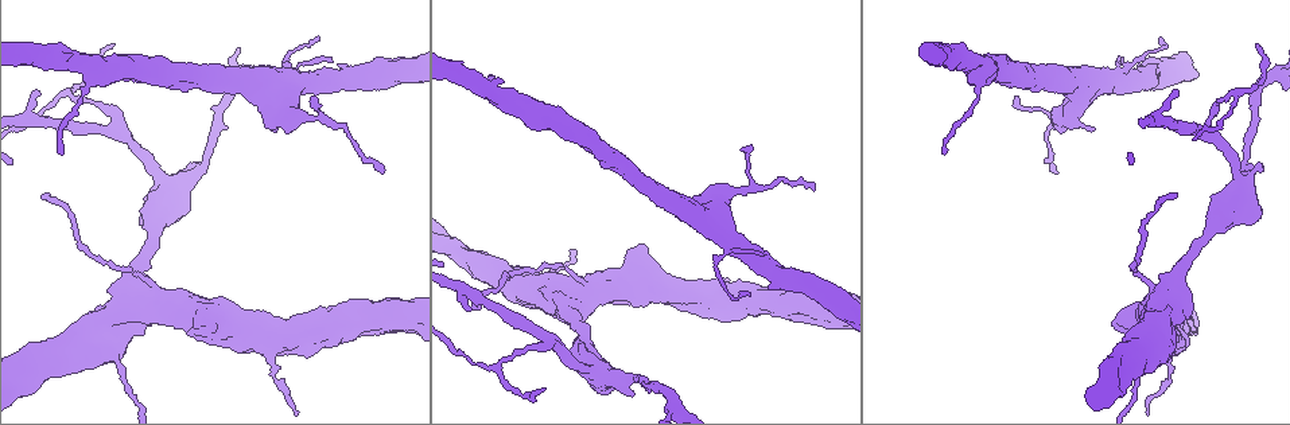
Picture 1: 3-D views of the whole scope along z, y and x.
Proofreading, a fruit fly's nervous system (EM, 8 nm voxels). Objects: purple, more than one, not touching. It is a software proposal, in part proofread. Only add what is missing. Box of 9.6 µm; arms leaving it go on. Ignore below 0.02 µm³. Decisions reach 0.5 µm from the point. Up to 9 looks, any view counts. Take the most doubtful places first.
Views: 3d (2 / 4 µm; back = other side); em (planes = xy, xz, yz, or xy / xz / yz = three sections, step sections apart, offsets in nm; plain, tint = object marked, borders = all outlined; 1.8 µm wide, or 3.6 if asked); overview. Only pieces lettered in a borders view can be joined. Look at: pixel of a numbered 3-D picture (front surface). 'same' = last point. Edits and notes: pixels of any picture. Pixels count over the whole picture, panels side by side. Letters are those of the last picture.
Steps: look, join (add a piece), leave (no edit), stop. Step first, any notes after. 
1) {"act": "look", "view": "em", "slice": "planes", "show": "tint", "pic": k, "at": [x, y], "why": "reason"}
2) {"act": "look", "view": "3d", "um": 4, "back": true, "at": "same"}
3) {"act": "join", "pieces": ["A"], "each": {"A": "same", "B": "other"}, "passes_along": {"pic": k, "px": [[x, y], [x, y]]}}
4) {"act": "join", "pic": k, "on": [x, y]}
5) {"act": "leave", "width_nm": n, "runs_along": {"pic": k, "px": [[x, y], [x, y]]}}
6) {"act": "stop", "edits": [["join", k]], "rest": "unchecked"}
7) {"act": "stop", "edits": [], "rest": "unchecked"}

{"act": "look", "view": "em", "slice": "planes", "show": "tint", "pic": 1, "at": [201, 164], "why": "thick turns thin"}

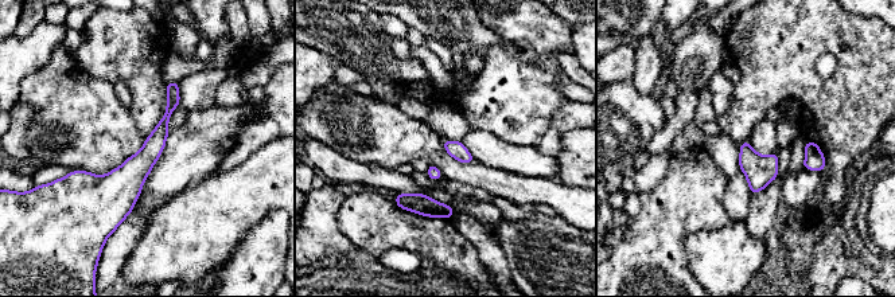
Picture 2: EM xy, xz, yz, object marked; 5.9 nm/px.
{"act": "look", "view": "em", "slice": "planes", "show": "borders", "at": "same"}

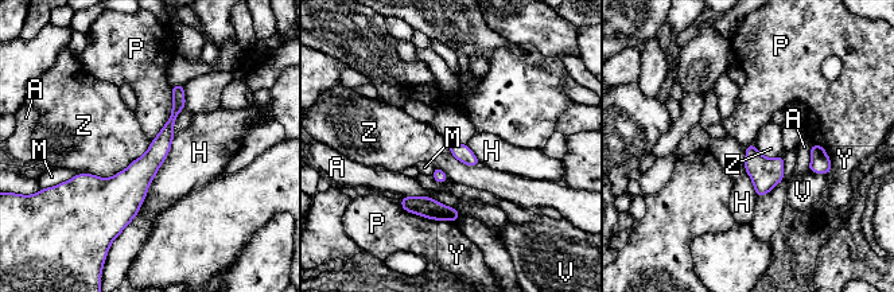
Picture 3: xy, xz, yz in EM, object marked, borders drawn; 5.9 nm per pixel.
{"act": "leave", "each": {"A": "other", "H": "other", "M": "other", "P": "other", "V": "other", "Y": "other", "Z": "other"}, "runs_along": {"pic": 3, "px": [[181, 88], [121, 225]]}, "found": "no lettered piece goes on from it"}

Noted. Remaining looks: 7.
{"act": "look", "view": "em", "slice": "xy", "step": 8, "show": "plain", "pic": 1, "at": [265, 126], "why": "free end"}

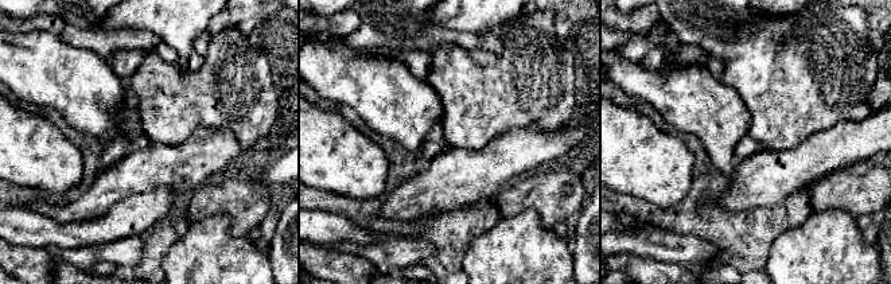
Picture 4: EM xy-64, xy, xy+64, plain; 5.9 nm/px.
{"act": "look", "view": "em", "slice": "xy", "step": 8, "show": "tint", "at": "same", "why": "where the object lies"}

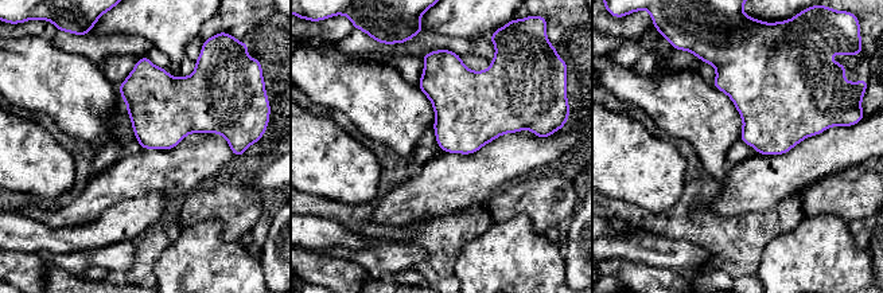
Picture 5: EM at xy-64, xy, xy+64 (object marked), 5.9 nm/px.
{"act": "look", "view": "em", "slice": "xy", "step": 8, "show": "borders", "at": "same", "why": "see the neighbours"}

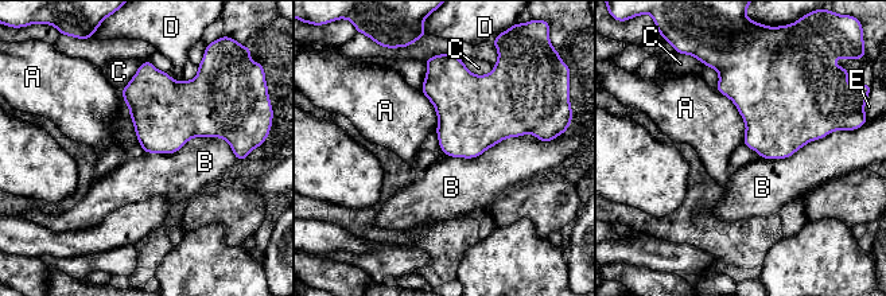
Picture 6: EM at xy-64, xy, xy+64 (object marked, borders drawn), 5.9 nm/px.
{"act": "leave", "each": {"A": "other", "B": "other", "C": "other", "D": "other", "E": "other"}, "border": {"pic": 6, "px": [[144, 152], [218, 136], [236, 158]]}, "found": "none of them fits"}

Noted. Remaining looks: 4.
{"act": "look", "view": "em", "slice": "planes", "show": "borders", "pic": 1, "at": [491, 75], "why": "thin end"}

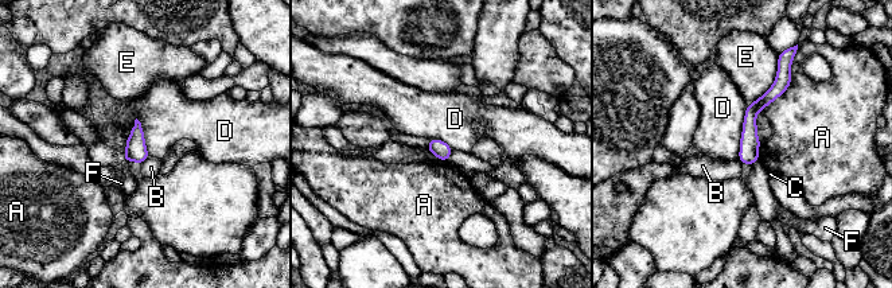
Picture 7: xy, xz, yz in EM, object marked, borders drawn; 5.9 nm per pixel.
{"act": "leave", "longest_contact_nm": ["E", 340], "each": {"A": "other", "B": "other", "C": "other", "D": "other", "E": "other", "F": "other"}, "runs_along": {"pic": 7, "px": [[785, 74], [751, 113], [746, 160]]}, "found": "none of them fits"}

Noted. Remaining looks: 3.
{"act": "look", "view": "em", "slice": "planes", "show": "tint", "pic": 1, "at": [41, 195], "why": "tapers out"}

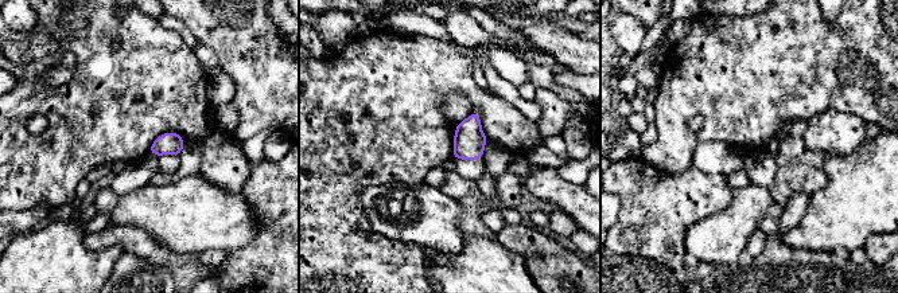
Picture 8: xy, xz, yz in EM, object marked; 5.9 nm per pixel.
{"act": "look", "view": "em", "slice": "planes", "show": "borders", "at": "same", "why": "see the neighbours"}

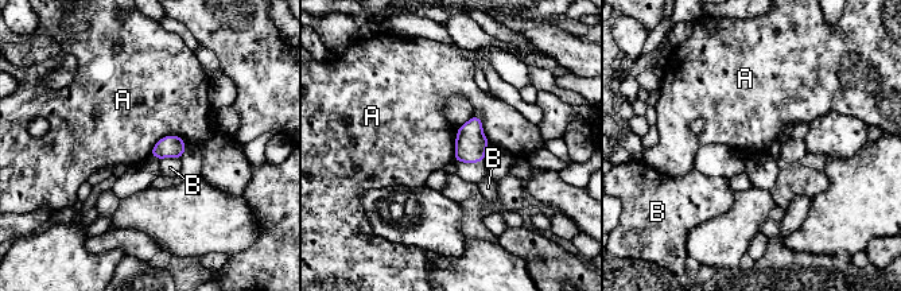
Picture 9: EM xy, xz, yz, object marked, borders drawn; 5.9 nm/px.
{"act": "leave", "width_nm": 130, "each": {"A": "other", "B": "other"}, "border": {"pic": 9, "px": [[186, 143], [164, 135], [150, 154]]}, "found": "none of them fits"}

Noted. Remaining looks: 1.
{"act": "stop", "edits": [], "rest": "unchecked"}

